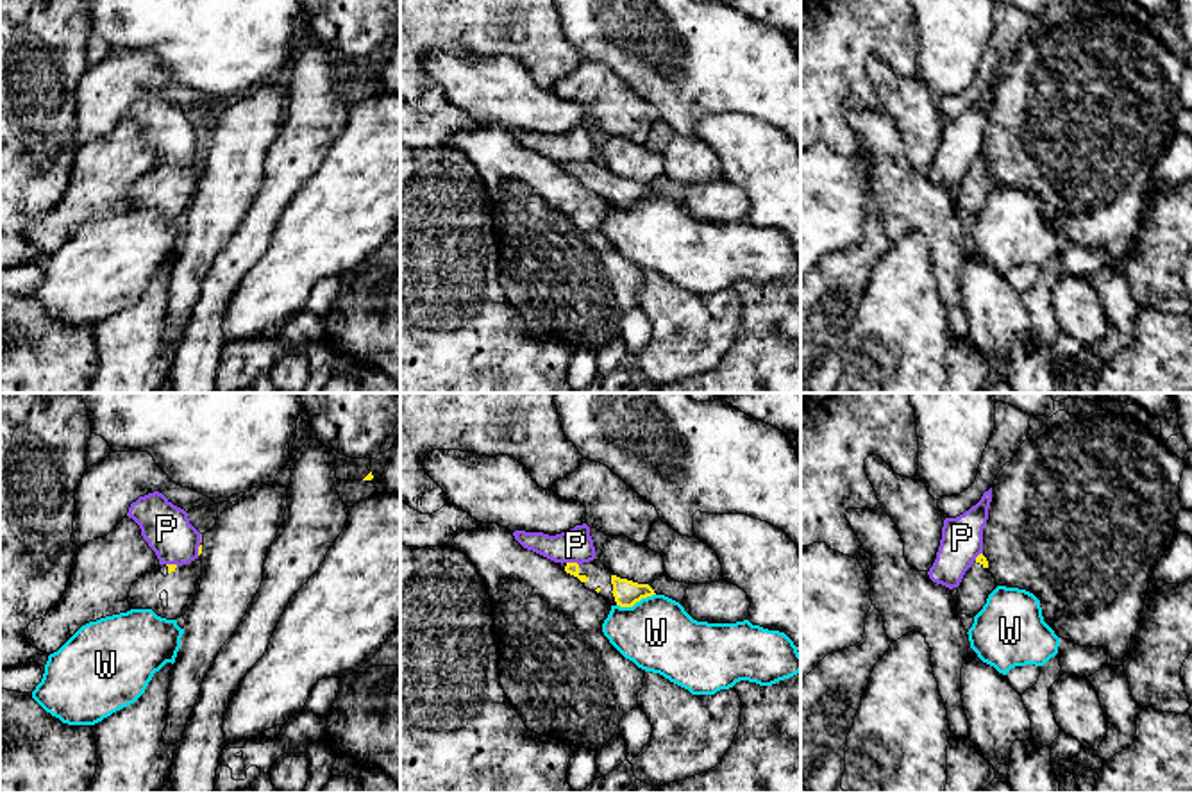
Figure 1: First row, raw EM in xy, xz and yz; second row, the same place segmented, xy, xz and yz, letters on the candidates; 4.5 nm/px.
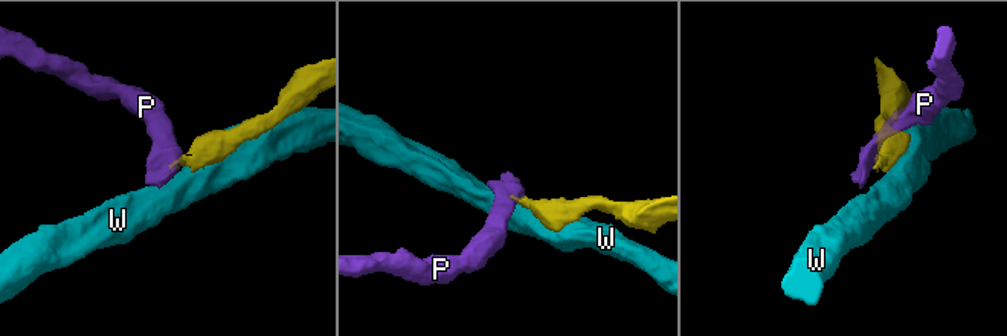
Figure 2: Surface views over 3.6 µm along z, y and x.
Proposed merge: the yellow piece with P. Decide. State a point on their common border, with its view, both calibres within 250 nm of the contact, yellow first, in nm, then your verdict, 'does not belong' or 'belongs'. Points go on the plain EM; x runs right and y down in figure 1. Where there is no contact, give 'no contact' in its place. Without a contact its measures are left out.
meets yellow in xz at (572, 163); 60 nm thick on the yellow side, 160 nm on the other; does not belong

